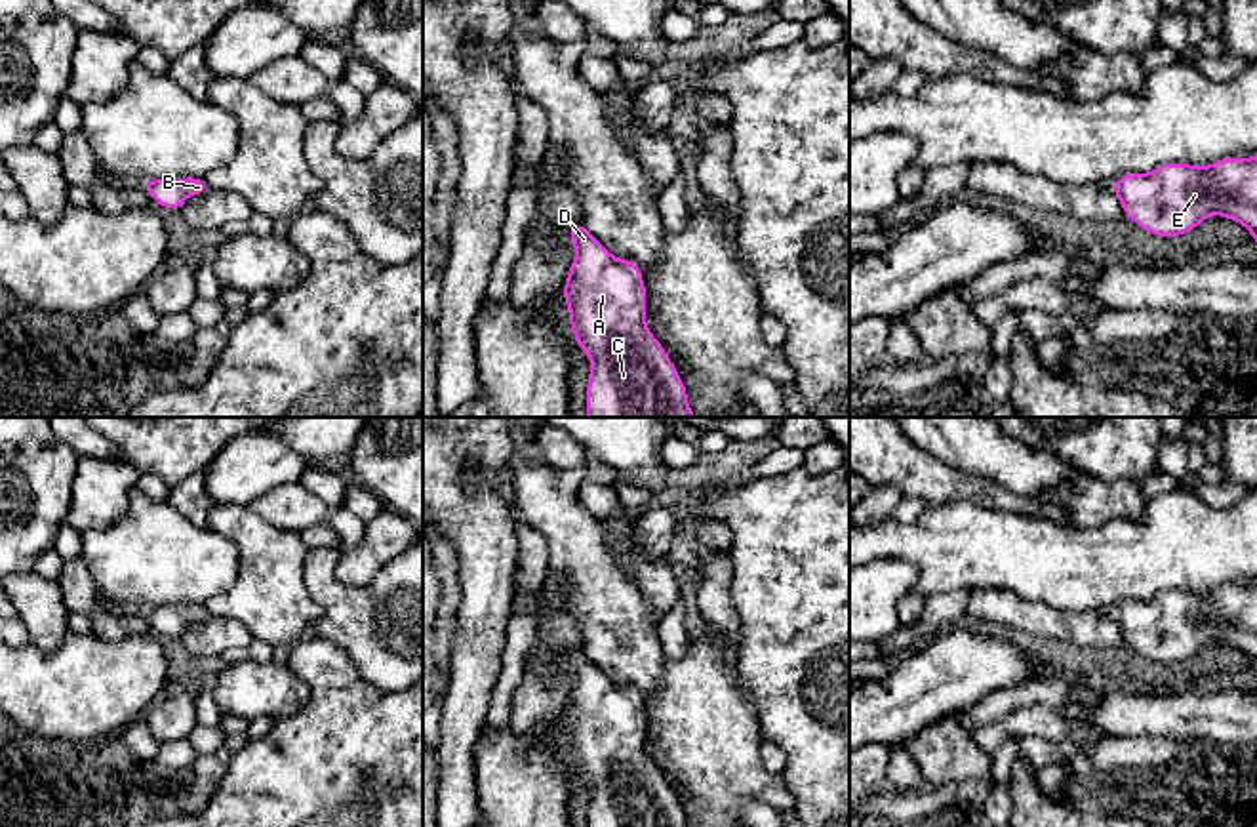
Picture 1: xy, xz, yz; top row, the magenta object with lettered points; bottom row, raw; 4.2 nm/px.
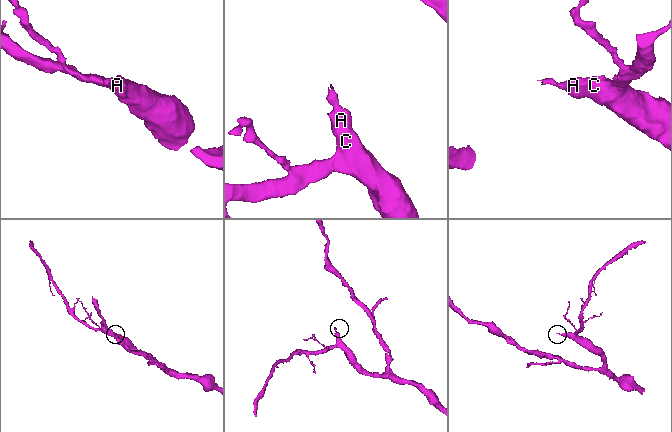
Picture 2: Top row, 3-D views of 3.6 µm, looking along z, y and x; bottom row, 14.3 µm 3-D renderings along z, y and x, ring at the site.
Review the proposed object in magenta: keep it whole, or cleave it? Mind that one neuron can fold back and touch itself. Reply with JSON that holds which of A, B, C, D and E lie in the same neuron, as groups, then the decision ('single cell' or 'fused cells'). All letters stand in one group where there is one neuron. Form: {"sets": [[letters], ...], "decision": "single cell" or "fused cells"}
{"sets": [["A", "B", "C", "D", "E"]], "decision": "single cell"}

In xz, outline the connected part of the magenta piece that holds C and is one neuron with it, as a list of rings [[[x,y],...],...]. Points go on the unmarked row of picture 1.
[[[579,650],[569,656],[577,686],[564,709],[569,755],[590,783],[587,827],[688,827],[674,791],[646,753],[642,696],[613,684]]]

